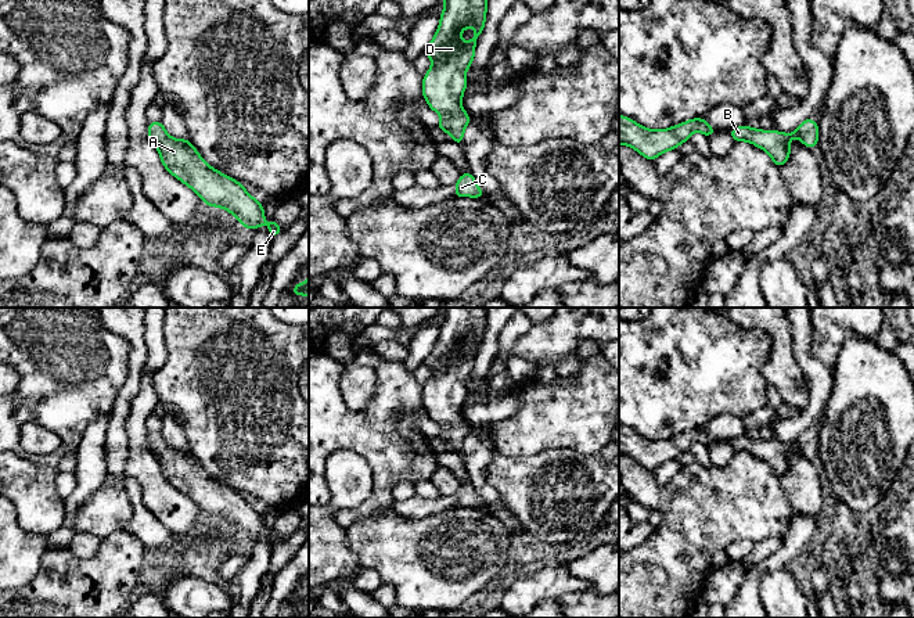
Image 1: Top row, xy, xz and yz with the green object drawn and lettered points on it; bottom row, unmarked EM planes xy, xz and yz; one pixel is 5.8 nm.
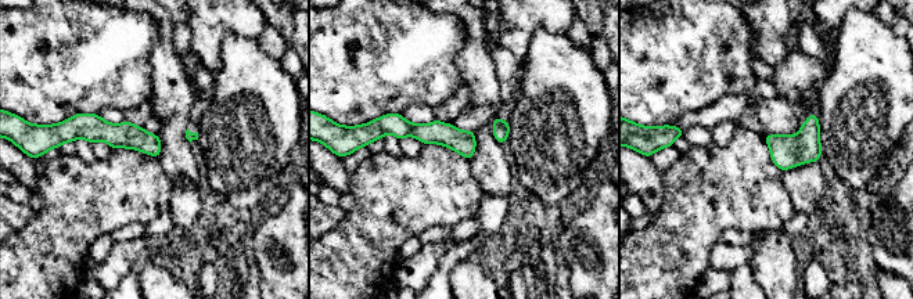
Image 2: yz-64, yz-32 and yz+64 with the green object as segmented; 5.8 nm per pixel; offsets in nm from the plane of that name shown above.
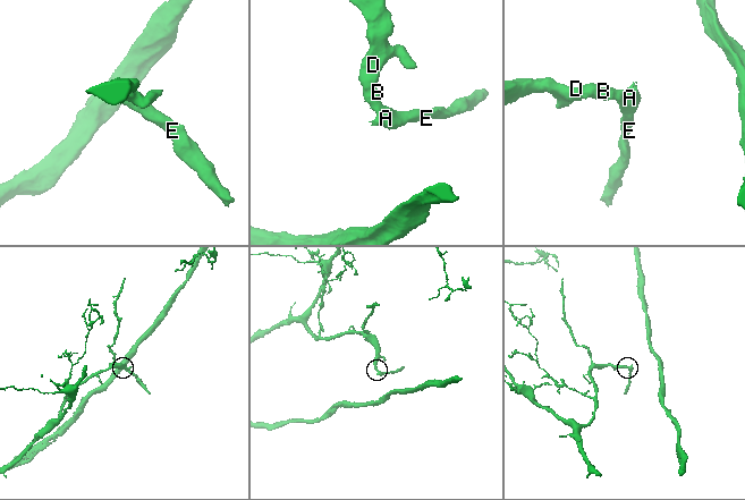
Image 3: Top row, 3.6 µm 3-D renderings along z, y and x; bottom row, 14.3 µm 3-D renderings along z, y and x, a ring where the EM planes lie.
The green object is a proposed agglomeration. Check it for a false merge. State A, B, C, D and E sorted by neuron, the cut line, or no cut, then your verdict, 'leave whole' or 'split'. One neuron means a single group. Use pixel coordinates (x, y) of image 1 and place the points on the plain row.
A B C D E | no cut | leave whole

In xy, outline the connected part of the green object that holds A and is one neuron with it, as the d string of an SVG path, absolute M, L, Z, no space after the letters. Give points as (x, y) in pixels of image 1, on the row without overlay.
M148 432L148 449L165 479L194 500L208 517L228 521L248 540L265 535L263 515L240 492L208 475L187 449L173 449L162 432Z

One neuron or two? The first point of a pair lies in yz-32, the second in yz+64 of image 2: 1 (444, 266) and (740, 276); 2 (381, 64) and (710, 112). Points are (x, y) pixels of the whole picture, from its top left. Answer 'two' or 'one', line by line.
1: one
2: two

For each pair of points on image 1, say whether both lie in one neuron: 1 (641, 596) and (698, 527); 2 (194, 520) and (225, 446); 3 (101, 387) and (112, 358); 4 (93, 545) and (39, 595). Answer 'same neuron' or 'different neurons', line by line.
1: same neuron
2: different neurons
3: same neuron
4: different neurons

